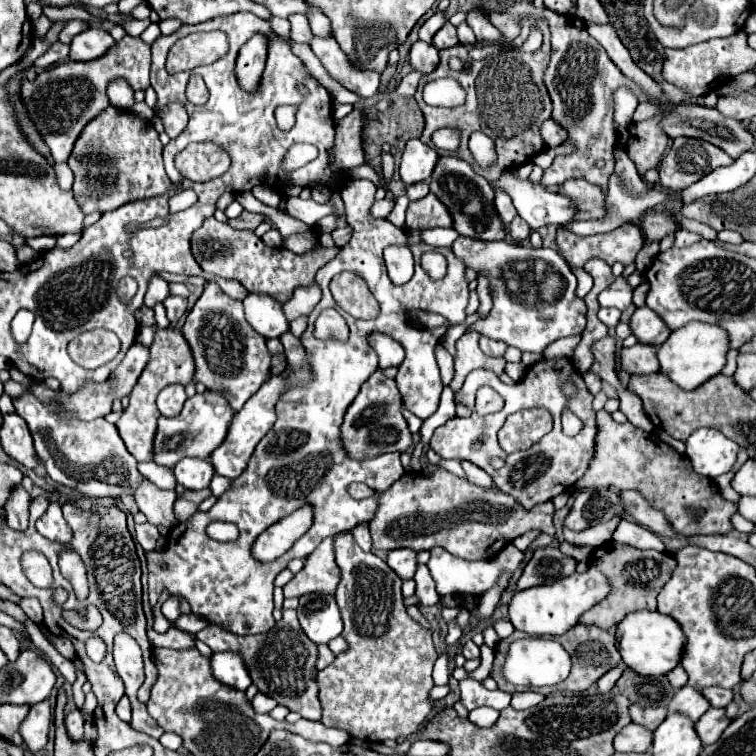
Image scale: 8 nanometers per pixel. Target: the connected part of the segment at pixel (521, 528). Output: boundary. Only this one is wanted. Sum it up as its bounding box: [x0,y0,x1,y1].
[369,469,555,561]

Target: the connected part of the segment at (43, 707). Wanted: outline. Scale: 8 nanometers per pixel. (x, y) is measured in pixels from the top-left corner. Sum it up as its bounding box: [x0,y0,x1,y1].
[21,699,51,753]

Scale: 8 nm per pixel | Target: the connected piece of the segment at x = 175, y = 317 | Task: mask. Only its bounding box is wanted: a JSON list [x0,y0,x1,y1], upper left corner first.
[163,297,187,323]

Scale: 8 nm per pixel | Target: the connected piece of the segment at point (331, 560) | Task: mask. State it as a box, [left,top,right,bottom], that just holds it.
[283,537,339,597]

